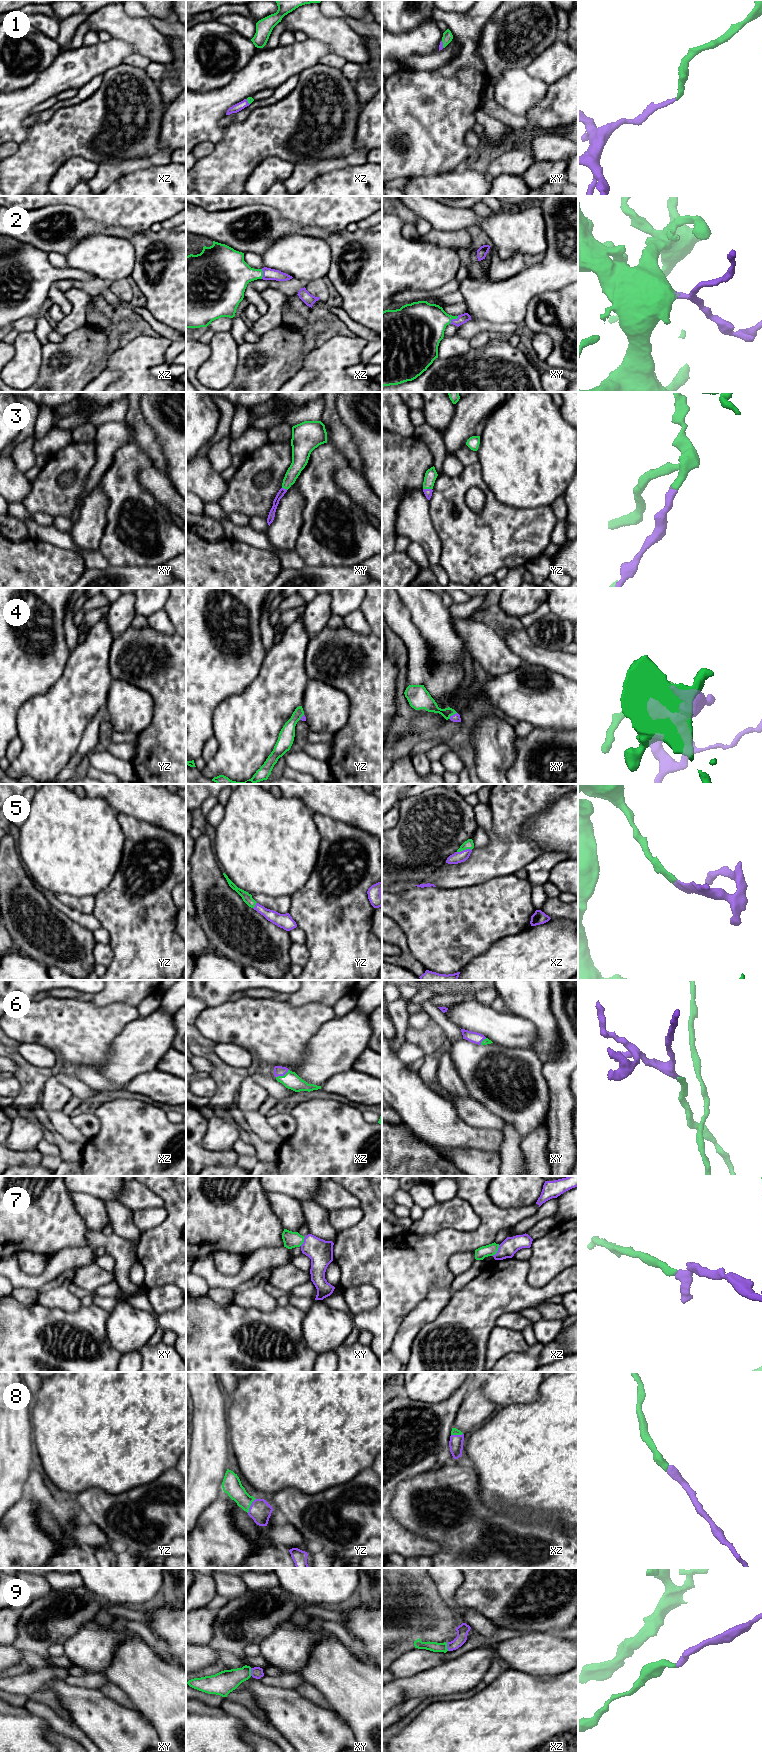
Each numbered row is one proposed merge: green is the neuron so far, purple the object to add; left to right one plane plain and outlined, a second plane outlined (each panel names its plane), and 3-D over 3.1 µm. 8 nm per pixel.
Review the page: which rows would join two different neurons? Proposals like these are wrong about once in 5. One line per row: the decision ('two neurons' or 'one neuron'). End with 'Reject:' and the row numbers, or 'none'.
1: one neuron
2: one neuron
3: one neuron
4: one neuron
5: one neuron
6: one neuron
7: one neuron
8: one neuron
9: one neuron
Reject: none

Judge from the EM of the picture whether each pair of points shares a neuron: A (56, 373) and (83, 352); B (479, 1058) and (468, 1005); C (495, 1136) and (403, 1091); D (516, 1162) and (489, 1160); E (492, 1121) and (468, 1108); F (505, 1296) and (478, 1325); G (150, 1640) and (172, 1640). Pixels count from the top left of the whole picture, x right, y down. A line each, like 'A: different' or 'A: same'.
A: same
B: different
C: same
D: different
E: same
F: same
G: different

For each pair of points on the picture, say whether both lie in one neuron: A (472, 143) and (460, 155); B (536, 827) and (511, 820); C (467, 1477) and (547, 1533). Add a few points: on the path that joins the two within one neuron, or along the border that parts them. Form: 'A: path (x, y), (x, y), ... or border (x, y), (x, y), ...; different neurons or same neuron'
A: border (471, 127), (464, 139), (469, 152); different neurons
B: border (543, 809), (521, 830), (536, 845); different neurons
C: path (472, 1502), (498, 1528), (508, 1533), (522, 1533); same neuron

